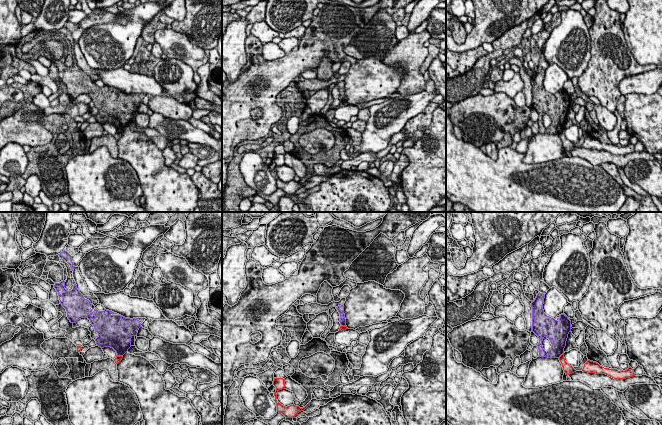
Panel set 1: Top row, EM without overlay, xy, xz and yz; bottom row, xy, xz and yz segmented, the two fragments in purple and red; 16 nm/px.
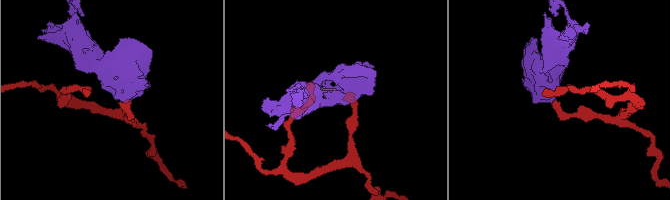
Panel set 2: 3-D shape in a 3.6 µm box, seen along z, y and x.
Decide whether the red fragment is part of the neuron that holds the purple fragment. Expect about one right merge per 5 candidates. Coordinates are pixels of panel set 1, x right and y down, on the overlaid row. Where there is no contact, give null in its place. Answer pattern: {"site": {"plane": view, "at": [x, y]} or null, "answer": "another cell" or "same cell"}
{"site": {"plane": "yz", "at": [560, 355]}, "answer": "another cell"}

